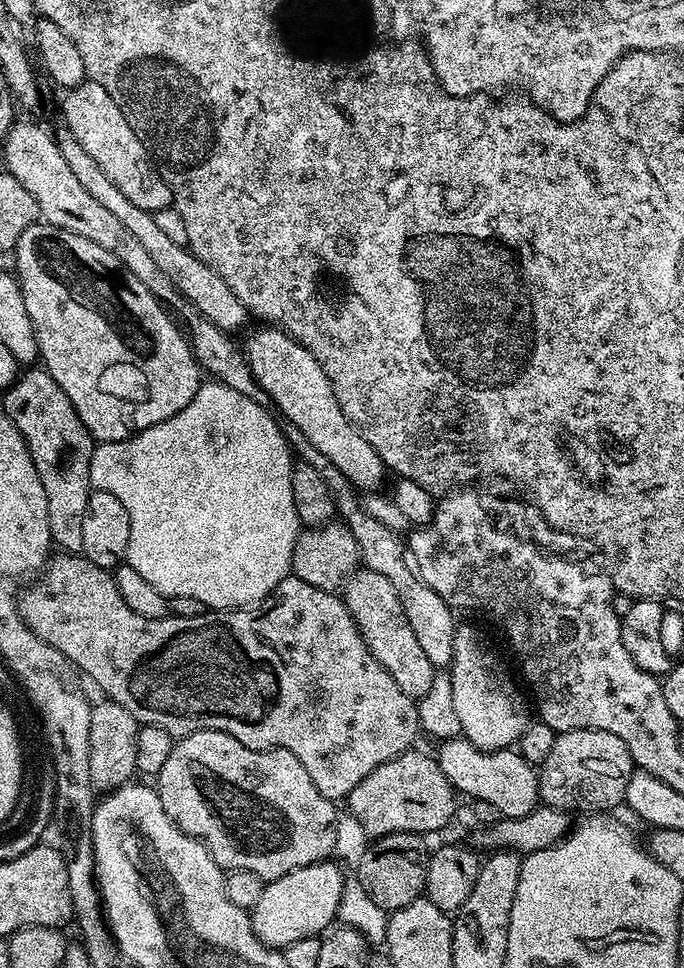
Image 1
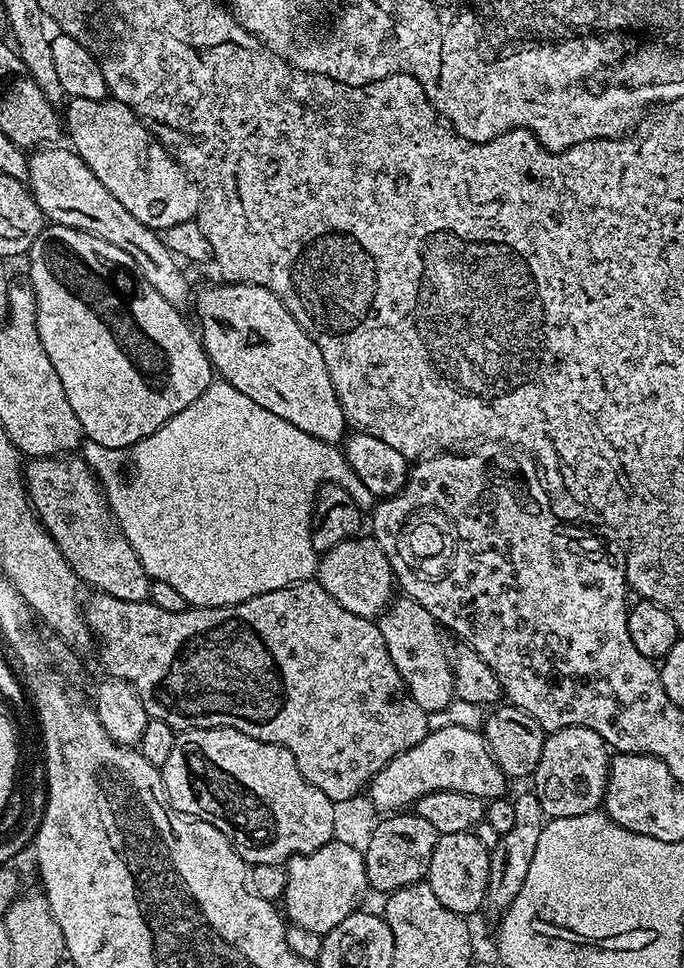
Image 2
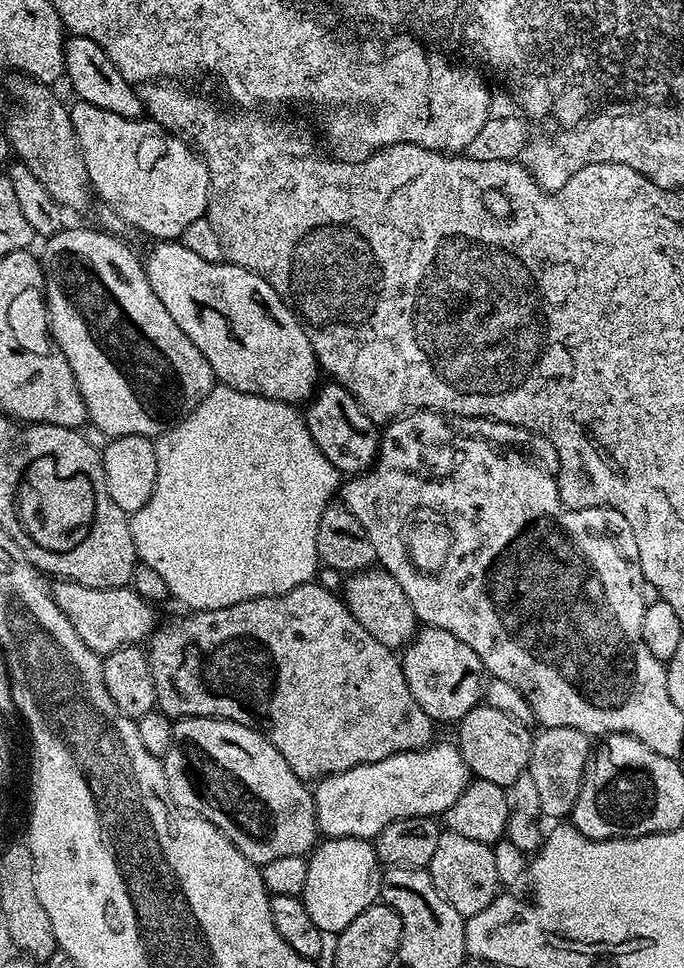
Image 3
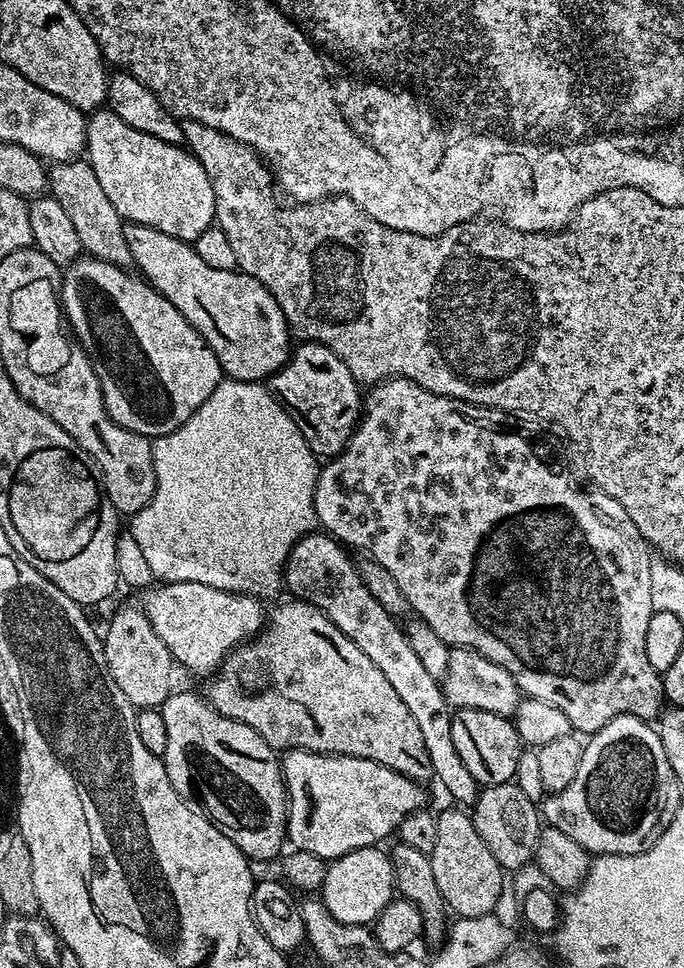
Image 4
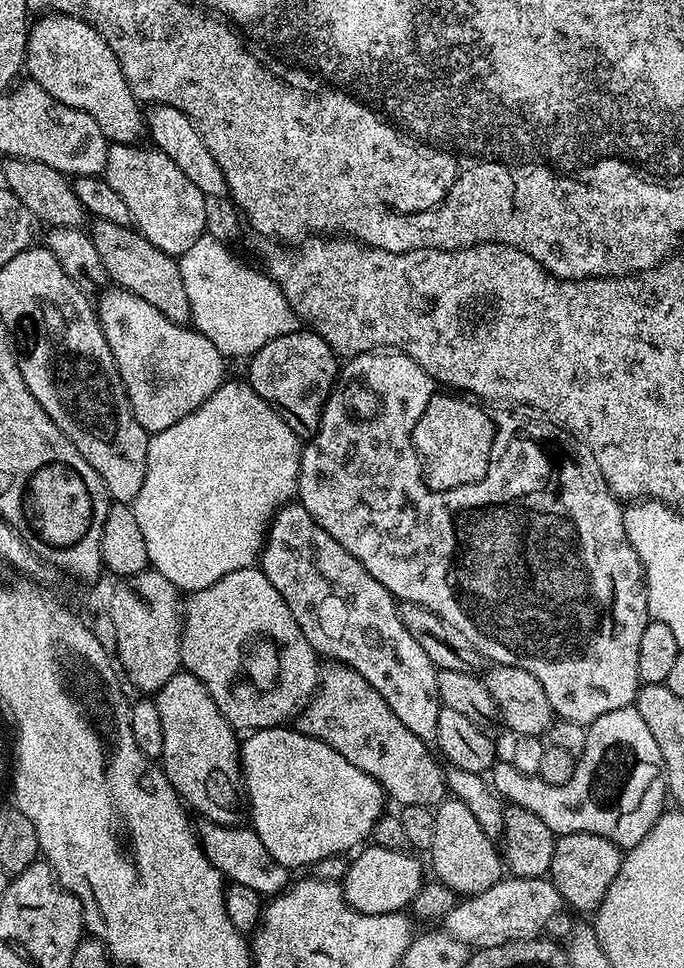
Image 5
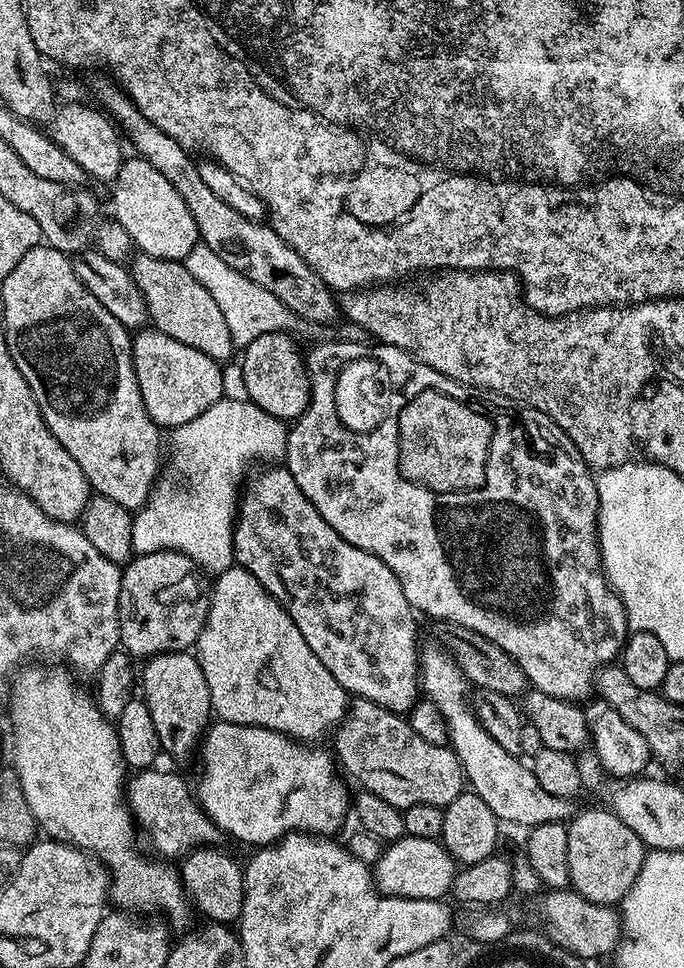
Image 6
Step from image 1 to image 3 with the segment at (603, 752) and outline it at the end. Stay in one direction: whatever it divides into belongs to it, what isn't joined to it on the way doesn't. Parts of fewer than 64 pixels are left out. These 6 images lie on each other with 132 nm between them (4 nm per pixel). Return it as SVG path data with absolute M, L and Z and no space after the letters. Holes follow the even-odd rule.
M544 728L533 735L527 771L530 778L534 778L538 799L542 801L540 811L545 817L548 815L564 818L571 813L589 763L590 738L584 732L573 728Z

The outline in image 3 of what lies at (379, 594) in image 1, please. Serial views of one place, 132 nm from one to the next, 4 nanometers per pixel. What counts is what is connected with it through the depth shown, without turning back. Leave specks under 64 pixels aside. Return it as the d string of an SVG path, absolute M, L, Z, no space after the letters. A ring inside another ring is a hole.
M421 627L403 649L402 663L406 686L410 686L414 702L418 702L434 722L459 722L470 709L481 703L486 683L484 664L478 654L474 654L466 642L458 642L454 634L441 628Z

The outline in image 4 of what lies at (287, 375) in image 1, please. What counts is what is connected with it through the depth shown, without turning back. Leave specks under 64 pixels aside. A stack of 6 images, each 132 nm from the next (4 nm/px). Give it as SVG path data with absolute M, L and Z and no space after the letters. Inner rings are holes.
M125 223L126 246L130 246L130 254L135 271L152 287L165 296L194 326L196 333L210 346L214 358L218 358L221 373L233 380L267 381L287 362L290 355L290 329L278 302L252 276L233 269L215 269L207 265L199 257L195 247L187 240L170 238L170 234L162 234L162 230L154 230L150 226Z

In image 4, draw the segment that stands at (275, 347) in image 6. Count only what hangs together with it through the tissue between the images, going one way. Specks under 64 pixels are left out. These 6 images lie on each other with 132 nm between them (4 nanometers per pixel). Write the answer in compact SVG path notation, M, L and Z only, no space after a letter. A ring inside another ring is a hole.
M300 342L291 349L287 362L274 375L269 376L266 387L276 401L283 406L286 414L294 418L294 426L302 430L302 438L306 438L306 446L317 458L331 458L343 452L348 444L348 439L352 436L352 431L356 429L362 415L362 388L346 370L346 362L334 354L326 346L315 342Z

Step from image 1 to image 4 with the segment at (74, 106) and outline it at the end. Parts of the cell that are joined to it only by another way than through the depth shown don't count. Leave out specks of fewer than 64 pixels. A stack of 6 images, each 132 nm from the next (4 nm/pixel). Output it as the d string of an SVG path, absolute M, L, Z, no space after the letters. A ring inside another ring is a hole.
M97 110L87 121L86 159L122 219L189 242L214 224L214 186L210 186L206 170L191 152L179 144L167 144L150 134L142 134L142 130L134 130L134 126L126 126L110 110Z

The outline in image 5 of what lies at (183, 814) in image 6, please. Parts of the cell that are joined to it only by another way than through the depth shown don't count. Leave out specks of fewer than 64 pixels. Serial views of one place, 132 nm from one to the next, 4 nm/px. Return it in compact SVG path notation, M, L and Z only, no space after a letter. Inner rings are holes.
M204 822L201 825L198 828L200 849L206 854L208 861L220 871L225 881L250 886L250 890L257 892L261 898L279 894L289 887L289 868L278 863L274 854L270 854L270 850L266 850L266 846L262 842L262 838L258 838L255 828L211 822Z

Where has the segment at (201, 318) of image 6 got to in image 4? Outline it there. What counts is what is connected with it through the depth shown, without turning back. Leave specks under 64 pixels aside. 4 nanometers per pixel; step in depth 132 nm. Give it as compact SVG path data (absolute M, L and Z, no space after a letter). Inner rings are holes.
M77 158L66 164L53 163L47 169L48 188L50 194L66 210L74 231L78 233L78 242L87 255L98 258L102 262L110 262L119 268L131 269L133 267L130 246L126 246L124 226L126 221L120 217L118 210L106 198L102 185L94 170L89 166L87 159Z

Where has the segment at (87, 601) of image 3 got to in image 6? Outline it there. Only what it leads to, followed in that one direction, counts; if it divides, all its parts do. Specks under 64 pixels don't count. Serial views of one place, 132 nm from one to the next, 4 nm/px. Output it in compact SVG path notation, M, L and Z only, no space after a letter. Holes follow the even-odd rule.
M231 566L215 577L206 622L194 645L194 655L200 661L202 674L206 674L212 710L220 720L282 732L301 742L320 742L327 732L335 733L348 715L350 693L322 666L318 654L306 646L306 638L294 626L290 614L245 568Z

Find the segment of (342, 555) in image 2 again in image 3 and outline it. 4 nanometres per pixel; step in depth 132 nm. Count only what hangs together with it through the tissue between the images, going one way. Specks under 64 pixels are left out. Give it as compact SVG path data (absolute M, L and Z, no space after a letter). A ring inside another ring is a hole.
M379 566L366 568L362 572L351 573L347 577L342 591L342 599L350 614L382 646L393 650L403 649L412 640L418 631L418 621L414 606L410 606L410 598L406 598L406 590L398 586L398 582Z

